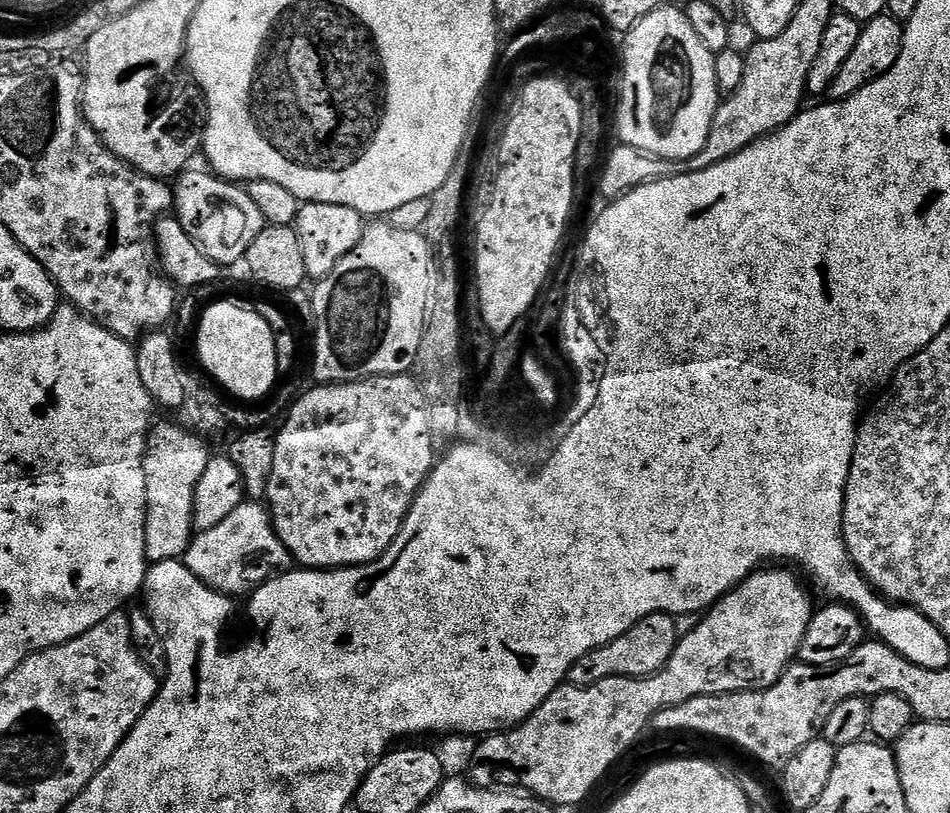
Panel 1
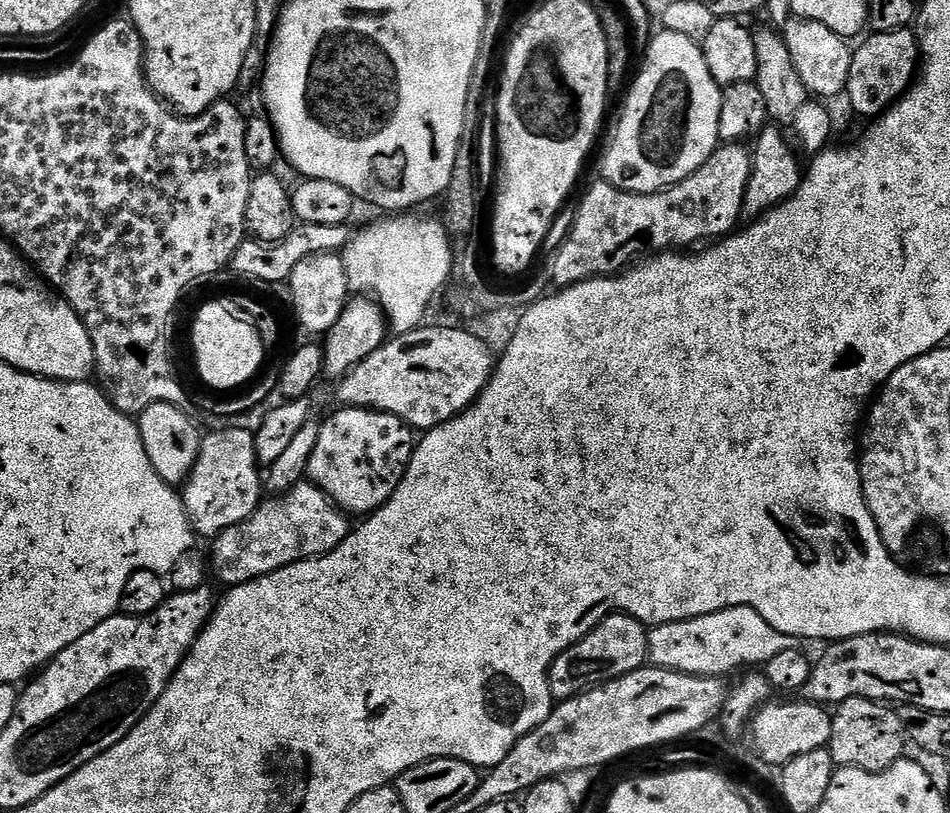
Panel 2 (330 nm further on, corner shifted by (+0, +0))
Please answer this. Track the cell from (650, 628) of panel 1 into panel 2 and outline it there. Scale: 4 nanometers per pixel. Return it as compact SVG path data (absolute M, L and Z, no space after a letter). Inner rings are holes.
M615 611L605 620L599 620L594 630L590 630L590 634L586 634L581 640L562 650L558 658L554 658L548 671L553 701L581 696L591 688L614 682L614 678L622 678L645 667L649 663L648 636L649 629L646 625L629 616L627 612Z

